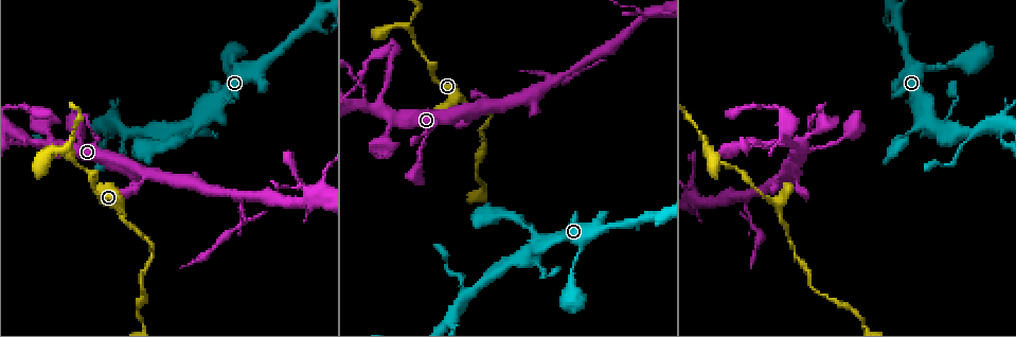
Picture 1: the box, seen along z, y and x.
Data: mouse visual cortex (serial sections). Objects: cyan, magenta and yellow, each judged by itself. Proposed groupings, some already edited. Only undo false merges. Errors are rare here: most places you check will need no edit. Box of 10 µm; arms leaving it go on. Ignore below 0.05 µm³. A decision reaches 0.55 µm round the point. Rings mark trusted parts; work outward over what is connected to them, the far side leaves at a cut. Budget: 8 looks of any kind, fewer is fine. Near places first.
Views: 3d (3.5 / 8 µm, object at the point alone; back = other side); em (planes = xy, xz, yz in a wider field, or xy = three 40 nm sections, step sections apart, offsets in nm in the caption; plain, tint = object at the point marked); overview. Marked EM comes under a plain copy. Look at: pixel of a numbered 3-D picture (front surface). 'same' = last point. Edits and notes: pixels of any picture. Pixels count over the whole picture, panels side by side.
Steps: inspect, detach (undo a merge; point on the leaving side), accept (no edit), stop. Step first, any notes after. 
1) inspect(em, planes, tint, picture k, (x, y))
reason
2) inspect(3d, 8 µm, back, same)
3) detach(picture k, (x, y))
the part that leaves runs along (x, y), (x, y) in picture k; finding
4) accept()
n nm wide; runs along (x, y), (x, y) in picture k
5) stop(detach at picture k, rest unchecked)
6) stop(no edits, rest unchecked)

inspect(3d, 3.5 µm, picture 1, (23, 136))
three-way junction

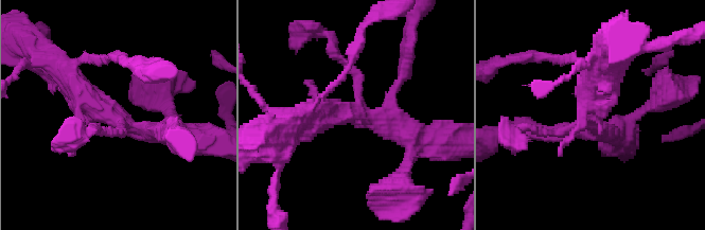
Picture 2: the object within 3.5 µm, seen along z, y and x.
inspect(em, xy, step 5, tint, picture 2, (351, 112))
shape alone is not enough

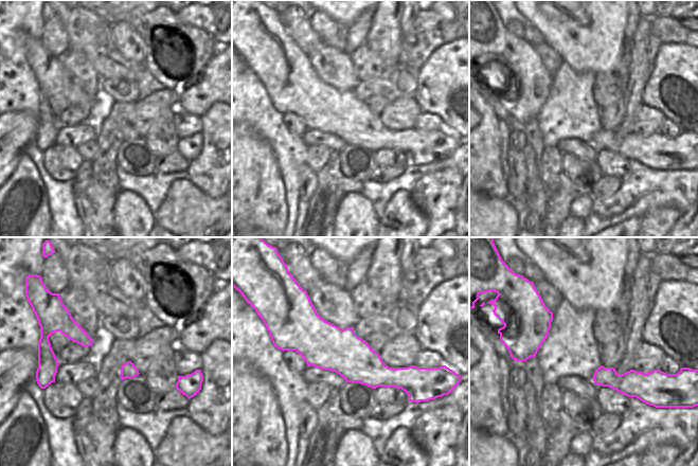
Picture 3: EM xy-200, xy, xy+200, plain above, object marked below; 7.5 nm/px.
accept()
runs along (176, 134), (115, 120), (72, 71) in picture 2; continuous, no second cell

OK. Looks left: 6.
inspect(3d, 3.5 µm, back, picture 1, (66, 149))
three arms meet

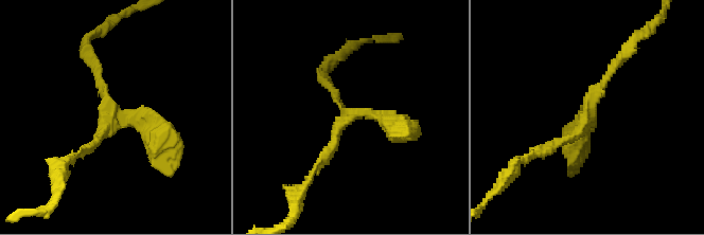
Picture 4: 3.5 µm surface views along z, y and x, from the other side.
inspect(em, xy, step 3, tint, picture 4, (351, 114))
3 arms; arms of 150, 150, 300 nm

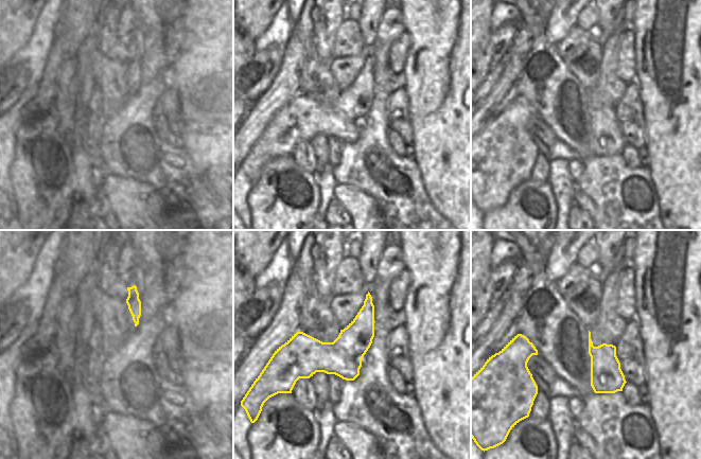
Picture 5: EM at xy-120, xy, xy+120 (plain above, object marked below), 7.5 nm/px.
accept()
280 nm wide; runs along (318, 163), (351, 114), (400, 128) in picture 4; continuous, no second cell

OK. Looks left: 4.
inspect(3d, 3.5 µm, picture 1, (187, 134))
thick turns thin

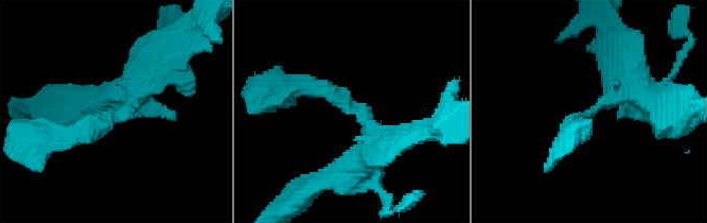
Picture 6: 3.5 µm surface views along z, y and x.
inspect(em, xy, step 2, tint, picture 6, (351, 107))
arms of 250, 350 nm; shape alone is not enough

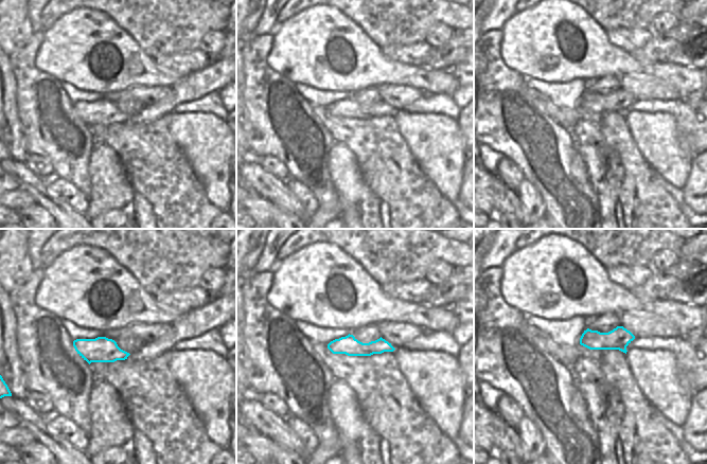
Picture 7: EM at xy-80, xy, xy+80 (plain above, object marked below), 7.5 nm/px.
accept()
runs along (370, 154), (367, 118), (324, 88), (292, 91) in picture 6; all the same cell

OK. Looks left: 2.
stop(no edits, rest unchecked)

